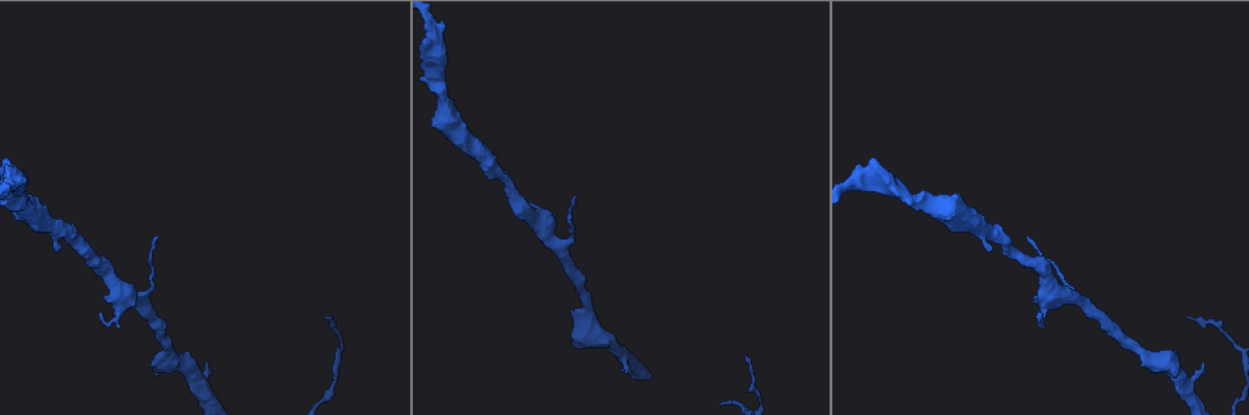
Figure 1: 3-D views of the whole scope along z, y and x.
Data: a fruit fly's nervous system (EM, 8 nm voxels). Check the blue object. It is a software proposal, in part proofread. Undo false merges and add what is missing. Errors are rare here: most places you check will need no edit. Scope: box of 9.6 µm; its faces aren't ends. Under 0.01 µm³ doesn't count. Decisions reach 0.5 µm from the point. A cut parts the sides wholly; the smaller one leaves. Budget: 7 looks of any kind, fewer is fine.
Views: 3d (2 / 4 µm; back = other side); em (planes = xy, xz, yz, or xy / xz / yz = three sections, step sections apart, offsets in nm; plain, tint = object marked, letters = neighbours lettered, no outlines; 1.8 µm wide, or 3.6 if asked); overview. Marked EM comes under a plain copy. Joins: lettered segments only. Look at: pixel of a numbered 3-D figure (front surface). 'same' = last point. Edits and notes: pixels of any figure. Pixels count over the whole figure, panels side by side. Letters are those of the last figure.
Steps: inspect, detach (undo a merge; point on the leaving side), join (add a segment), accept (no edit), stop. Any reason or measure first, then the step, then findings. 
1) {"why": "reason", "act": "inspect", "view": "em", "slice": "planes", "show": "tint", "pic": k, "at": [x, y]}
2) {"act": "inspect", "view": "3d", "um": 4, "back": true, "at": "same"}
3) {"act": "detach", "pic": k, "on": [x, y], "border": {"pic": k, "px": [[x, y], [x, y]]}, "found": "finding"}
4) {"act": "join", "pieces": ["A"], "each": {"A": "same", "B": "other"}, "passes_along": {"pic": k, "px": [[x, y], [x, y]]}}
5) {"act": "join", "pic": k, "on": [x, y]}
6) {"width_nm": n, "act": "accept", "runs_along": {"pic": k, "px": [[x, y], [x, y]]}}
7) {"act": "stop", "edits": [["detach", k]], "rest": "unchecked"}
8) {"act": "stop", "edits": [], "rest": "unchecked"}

{"why": "free end", "act": "inspect", "view": "3d", "um": 2, "pic": 1, "at": [1205, 363]}

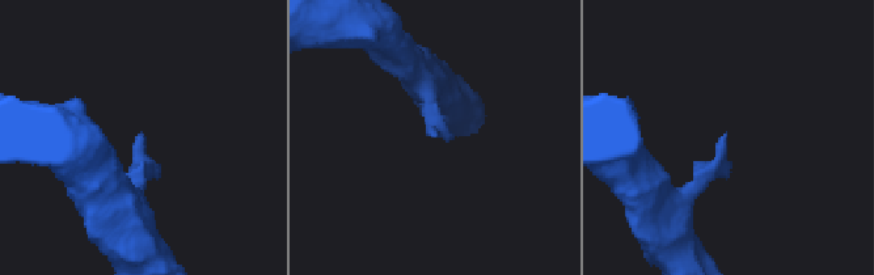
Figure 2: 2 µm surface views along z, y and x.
{"why": "need the tissue", "act": "inspect", "view": "em", "slice": "planes", "show": "letters", "pic": 2, "at": [142, 139]}

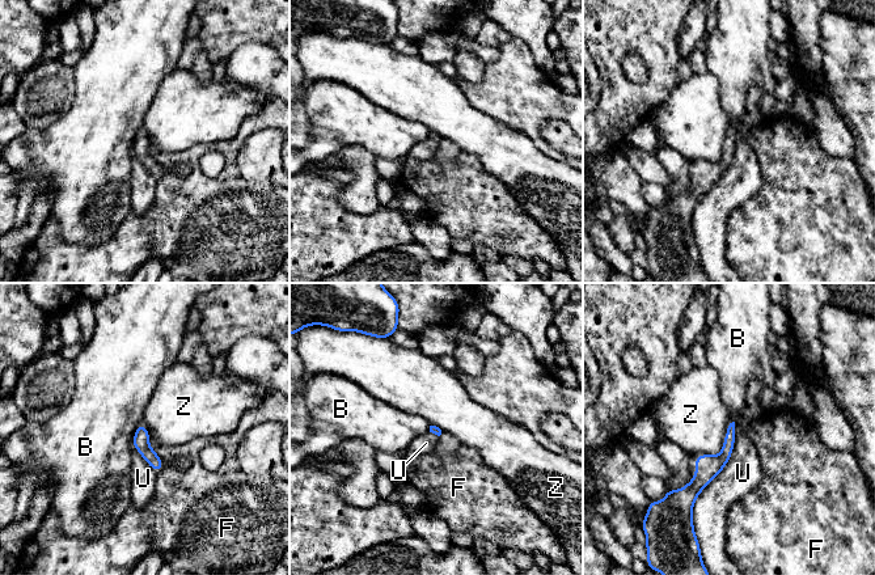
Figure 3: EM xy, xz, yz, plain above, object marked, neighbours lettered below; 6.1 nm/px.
{"act": "accept", "each": {"B": "other", "F": "other", "U": "other", "Z": "other"}, "runs_along": {"pic": 3, "px": [[731, 428], [727, 452], [689, 497]]}, "found": "no lettered segment goes on from it"}

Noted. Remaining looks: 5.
{"why": "thin end", "act": "inspect", "view": "em", "slice": "xz", "step": 8, "show": "letters", "pic": 1, "at": [328, 318]}

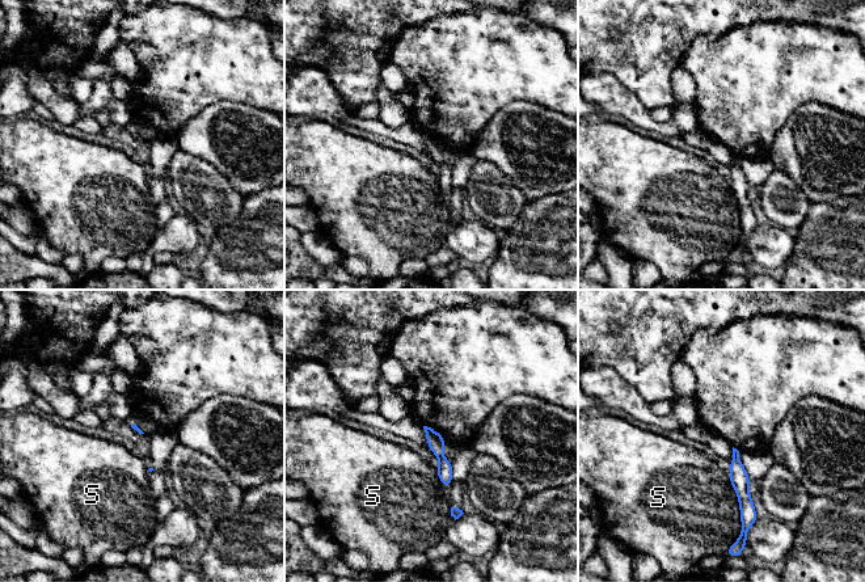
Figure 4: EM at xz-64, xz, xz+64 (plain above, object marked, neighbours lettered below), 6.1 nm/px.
{"why": "another direction", "act": "inspect", "view": "em", "slice": "planes", "show": "letters", "at": "same"}

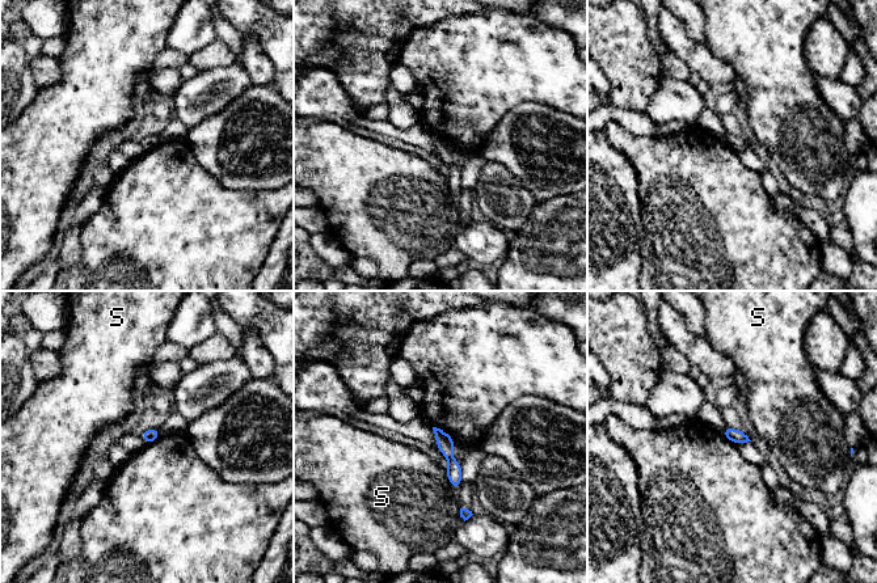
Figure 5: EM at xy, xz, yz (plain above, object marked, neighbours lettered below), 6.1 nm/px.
{"act": "accept", "each": {"S": "other"}, "runs_along": {"pic": 5, "px": [[438, 432], [454, 465], [456, 484]]}, "found": "no lettered segment goes on from it"}

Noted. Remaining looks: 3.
{"why": "tapers out", "act": "inspect", "view": "em", "slice": "planes", "show": "letters", "pic": 1, "at": [577, 197]}

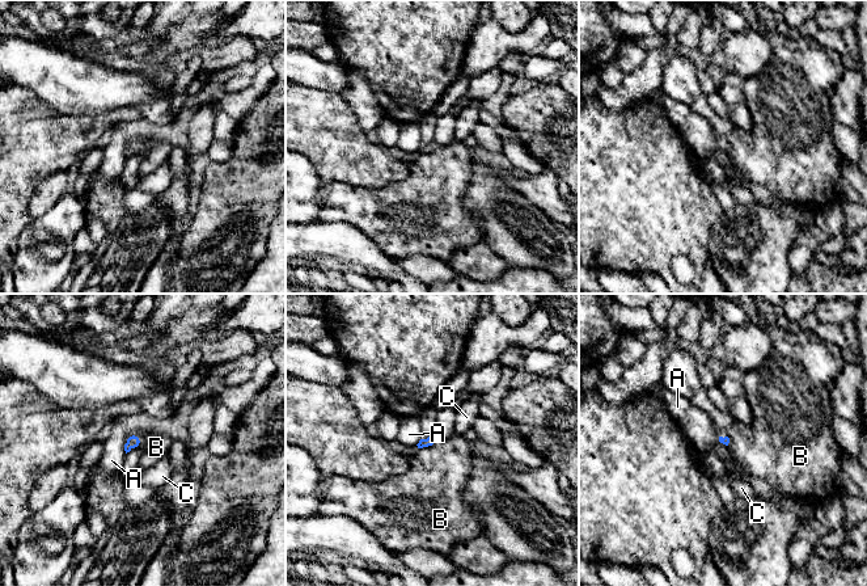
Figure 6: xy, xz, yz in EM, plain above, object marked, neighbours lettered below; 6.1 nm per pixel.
{"act": "accept", "each": {"A": "other", "B": "other", "C": "other"}, "border": {"pic": 6, "px": [[436, 441], [421, 449]]}, "found": "none of them fits"}

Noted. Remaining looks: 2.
{"act": "stop", "edits": [], "rest": "unchecked"}

